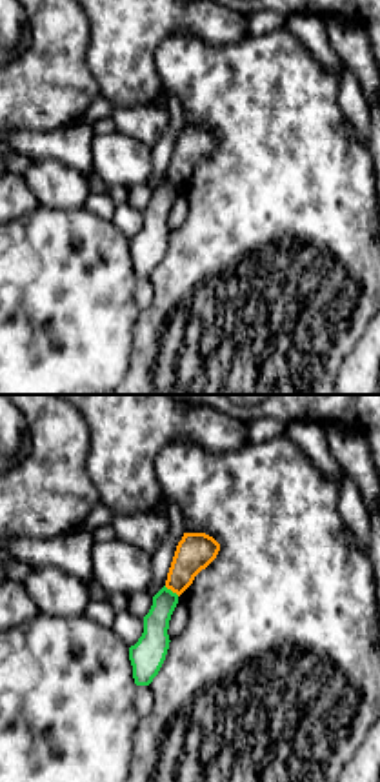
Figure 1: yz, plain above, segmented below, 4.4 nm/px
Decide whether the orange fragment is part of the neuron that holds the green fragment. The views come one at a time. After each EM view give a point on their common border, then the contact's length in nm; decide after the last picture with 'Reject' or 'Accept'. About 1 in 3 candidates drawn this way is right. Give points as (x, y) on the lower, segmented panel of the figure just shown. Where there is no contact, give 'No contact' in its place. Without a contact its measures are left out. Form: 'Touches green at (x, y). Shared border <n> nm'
Touches green at (170, 590). Shared border 80 nm

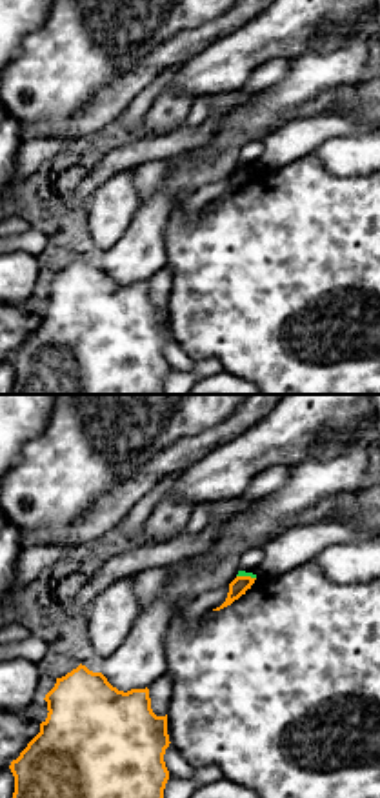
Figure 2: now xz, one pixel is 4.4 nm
Touches green at (246, 575). Shared border 90 nm

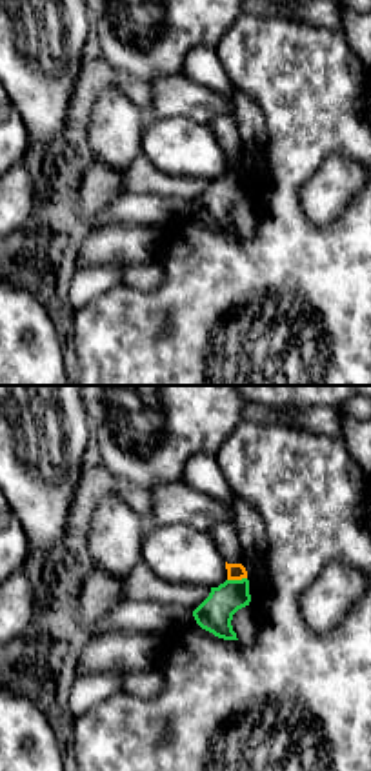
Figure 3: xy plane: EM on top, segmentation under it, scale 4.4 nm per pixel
Touches green at (237, 580). Shared border 90 nm

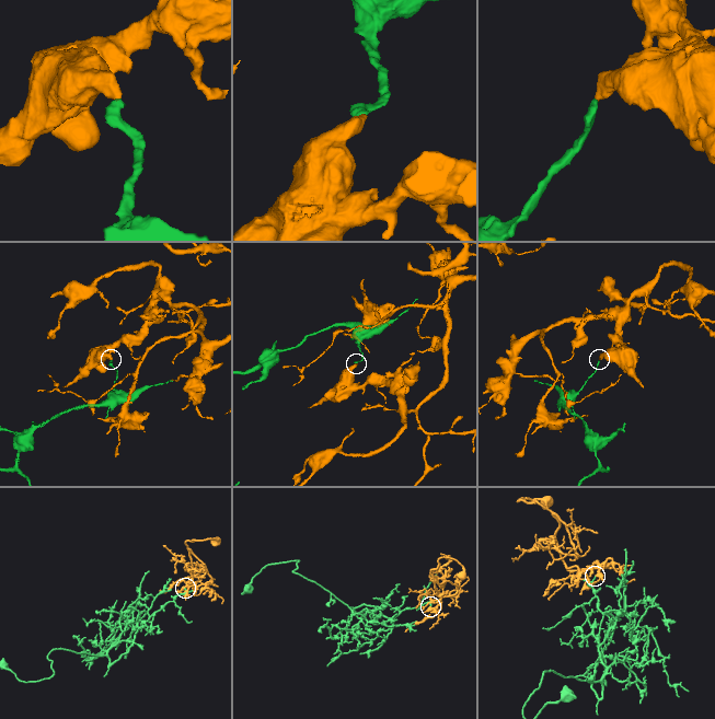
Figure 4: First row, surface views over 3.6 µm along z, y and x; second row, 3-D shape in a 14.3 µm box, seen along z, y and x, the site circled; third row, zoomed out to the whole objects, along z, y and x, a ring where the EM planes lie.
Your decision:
Reject

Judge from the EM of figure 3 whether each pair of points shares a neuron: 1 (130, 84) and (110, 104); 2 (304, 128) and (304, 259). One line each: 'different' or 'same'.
1: different
2: same

